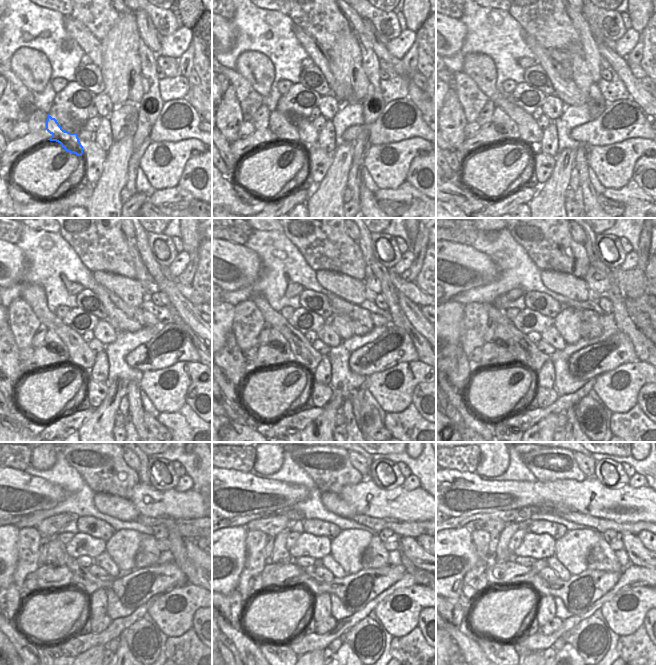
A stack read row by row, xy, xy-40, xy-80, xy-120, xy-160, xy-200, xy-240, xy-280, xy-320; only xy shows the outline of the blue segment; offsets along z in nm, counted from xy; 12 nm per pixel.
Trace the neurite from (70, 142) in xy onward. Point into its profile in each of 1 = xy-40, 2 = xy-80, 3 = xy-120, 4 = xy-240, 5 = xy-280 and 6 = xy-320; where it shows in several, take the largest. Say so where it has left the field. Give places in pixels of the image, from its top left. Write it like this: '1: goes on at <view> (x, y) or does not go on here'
1: goes on at xy-40 (286, 131)
2: goes on at xy-80 (505, 125)
3: goes on at xy-120 (55, 344)
4: goes on at xy-240 (56, 553)
5: goes on at xy-280 (280, 555)
6: goes on at xy-320 (502, 554)

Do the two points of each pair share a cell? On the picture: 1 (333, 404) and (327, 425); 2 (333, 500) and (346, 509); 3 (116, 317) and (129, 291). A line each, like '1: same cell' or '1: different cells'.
1: same cell
2: same cell
3: different cells

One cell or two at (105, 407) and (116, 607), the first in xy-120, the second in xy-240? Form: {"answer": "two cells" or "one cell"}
{"answer": "two cells"}

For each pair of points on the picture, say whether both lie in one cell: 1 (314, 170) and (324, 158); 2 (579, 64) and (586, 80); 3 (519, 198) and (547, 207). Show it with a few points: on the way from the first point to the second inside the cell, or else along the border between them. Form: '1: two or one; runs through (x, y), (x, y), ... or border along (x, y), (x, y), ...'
1: one; runs through (317, 167), (321, 161)
2: one; runs through (580, 68), (582, 76)
3: two; border along (538, 188), (535, 196), (527, 204)

